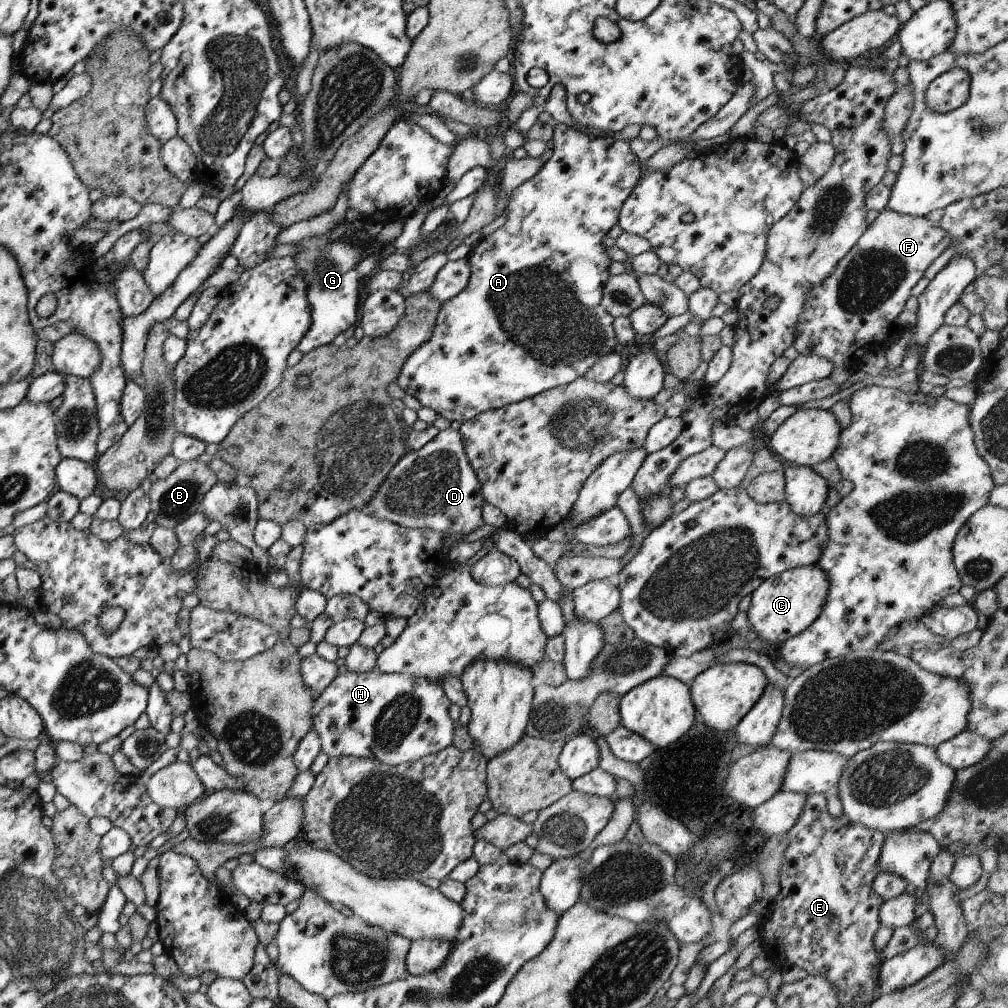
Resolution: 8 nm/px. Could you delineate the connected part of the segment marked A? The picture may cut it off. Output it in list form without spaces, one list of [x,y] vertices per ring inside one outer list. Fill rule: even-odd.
[[[555,123],[551,139],[553,143],[551,157],[541,165],[537,174],[511,190],[509,202],[505,207],[505,223],[483,237],[479,244],[468,252],[466,260],[469,262],[471,274],[467,286],[459,294],[441,303],[431,330],[431,336],[405,358],[401,370],[397,374],[395,381],[404,394],[413,396],[421,407],[430,408],[437,417],[441,416],[450,422],[457,420],[462,423],[480,412],[501,408],[531,398],[541,391],[569,384],[572,380],[585,376],[603,356],[614,352],[613,346],[616,344],[612,327],[614,318],[607,314],[600,303],[603,285],[610,277],[610,274],[607,273],[607,266],[612,261],[607,258],[601,240],[604,239],[609,228],[617,224],[621,205],[625,198],[631,194],[633,186],[639,179],[639,161],[622,137],[587,136],[573,127]]]

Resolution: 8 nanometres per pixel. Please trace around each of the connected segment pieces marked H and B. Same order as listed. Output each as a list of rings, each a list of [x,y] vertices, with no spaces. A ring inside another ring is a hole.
[[[376,668],[362,673],[345,671],[314,699],[311,729],[319,737],[321,752],[328,757],[372,758],[397,766],[437,754],[452,744],[455,723],[449,719],[449,705],[436,682],[383,674]]]
[[[197,458],[184,463],[179,462],[165,480],[156,479],[150,484],[149,510],[155,516],[154,522],[158,527],[173,529],[181,520],[199,510],[203,495],[216,481],[215,473],[209,468],[209,464],[203,461],[203,458]]]

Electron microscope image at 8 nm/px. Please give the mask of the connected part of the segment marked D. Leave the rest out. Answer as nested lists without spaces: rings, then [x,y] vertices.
[[[447,428],[437,432],[423,448],[407,450],[362,510],[377,520],[389,520],[403,528],[464,535],[485,525],[481,520],[483,503],[479,481],[463,450],[460,430]]]

